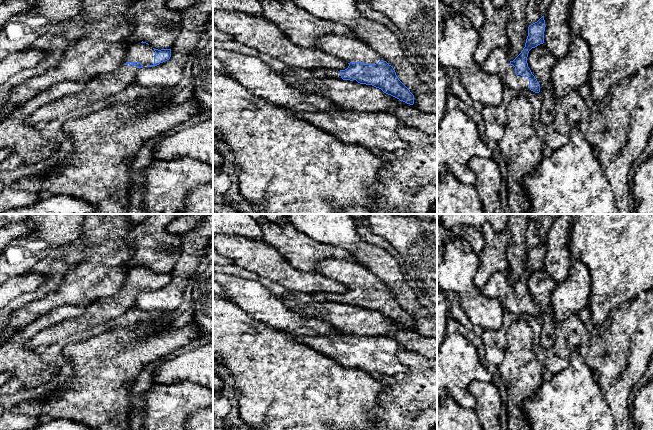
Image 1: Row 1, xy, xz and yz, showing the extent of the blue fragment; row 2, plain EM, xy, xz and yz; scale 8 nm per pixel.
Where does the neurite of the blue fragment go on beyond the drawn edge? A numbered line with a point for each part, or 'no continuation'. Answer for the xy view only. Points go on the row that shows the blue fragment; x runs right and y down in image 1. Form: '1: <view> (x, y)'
1: xy (102, 85)

